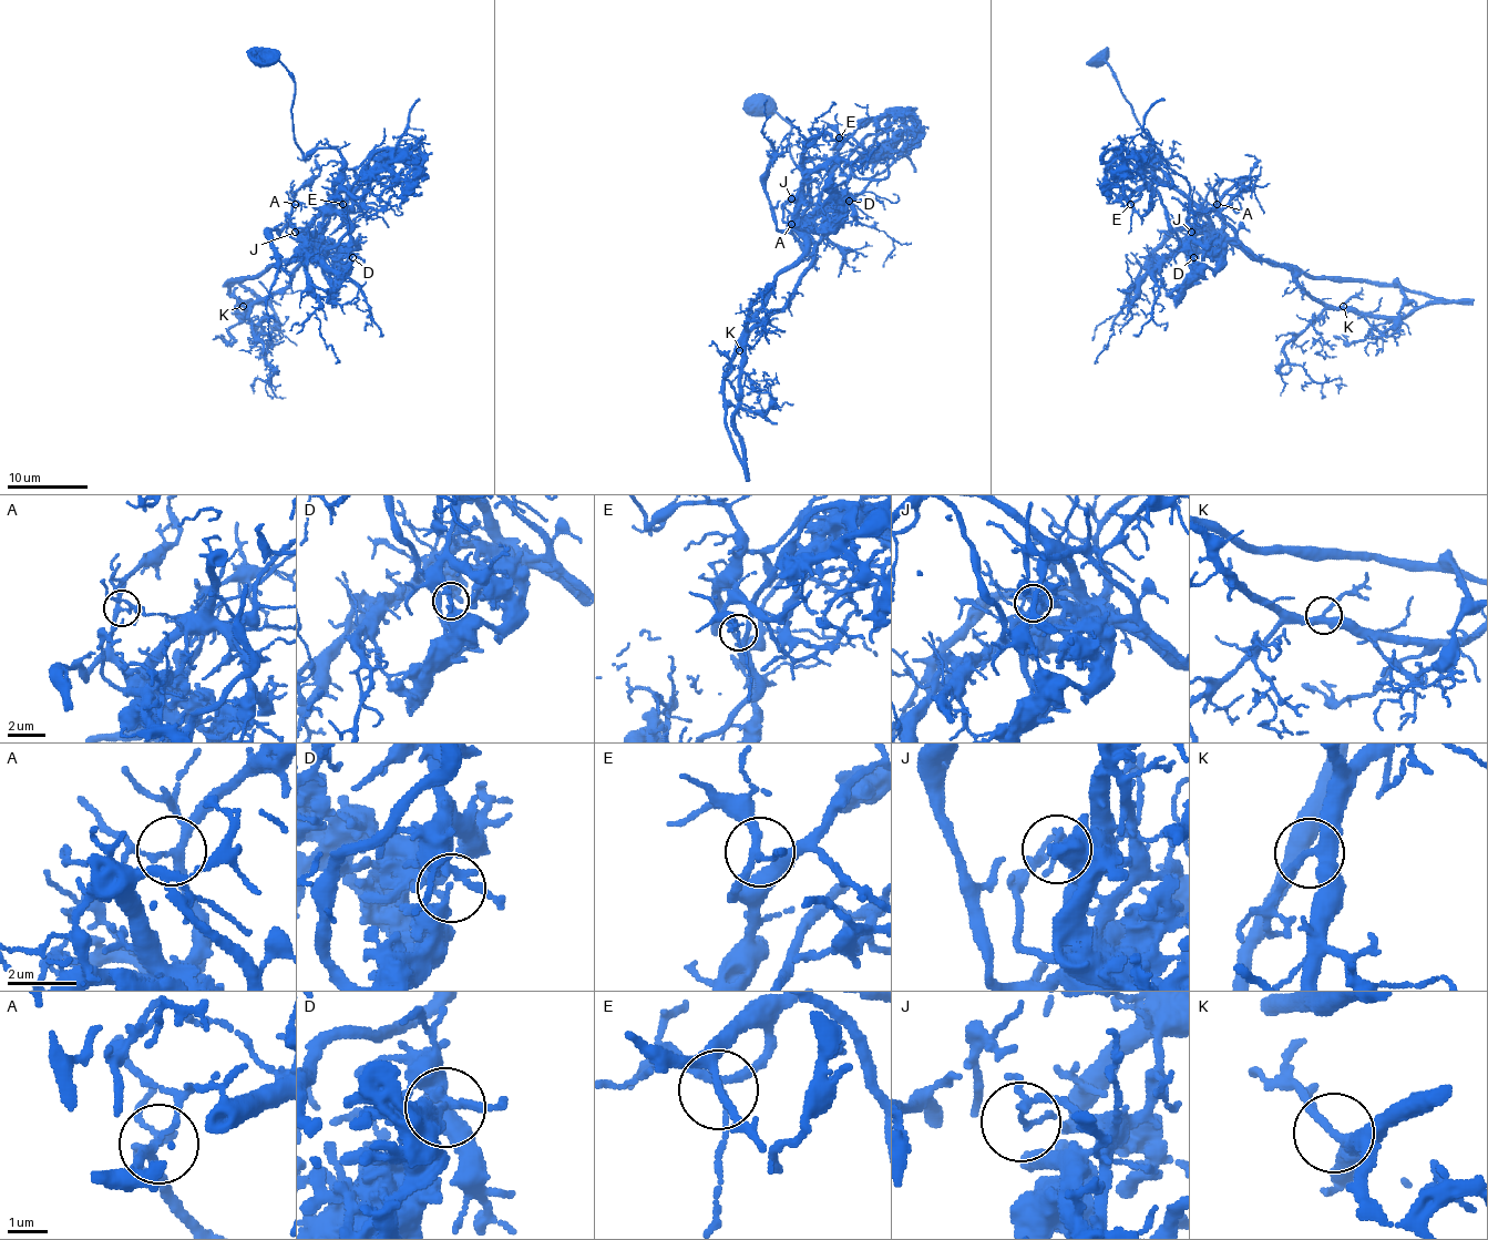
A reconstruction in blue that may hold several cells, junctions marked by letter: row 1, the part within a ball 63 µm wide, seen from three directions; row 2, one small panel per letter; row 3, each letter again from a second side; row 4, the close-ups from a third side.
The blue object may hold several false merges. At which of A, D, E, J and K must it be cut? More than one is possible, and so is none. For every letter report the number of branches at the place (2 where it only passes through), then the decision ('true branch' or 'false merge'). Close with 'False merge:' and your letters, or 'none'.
A: 4 branches meet; true branch
D: 3 branches meet; false merge
E: 3 branches meet; true branch
J: 4 branches meet; false merge
K: 3 branches meet; true branch
False merge: D, J

